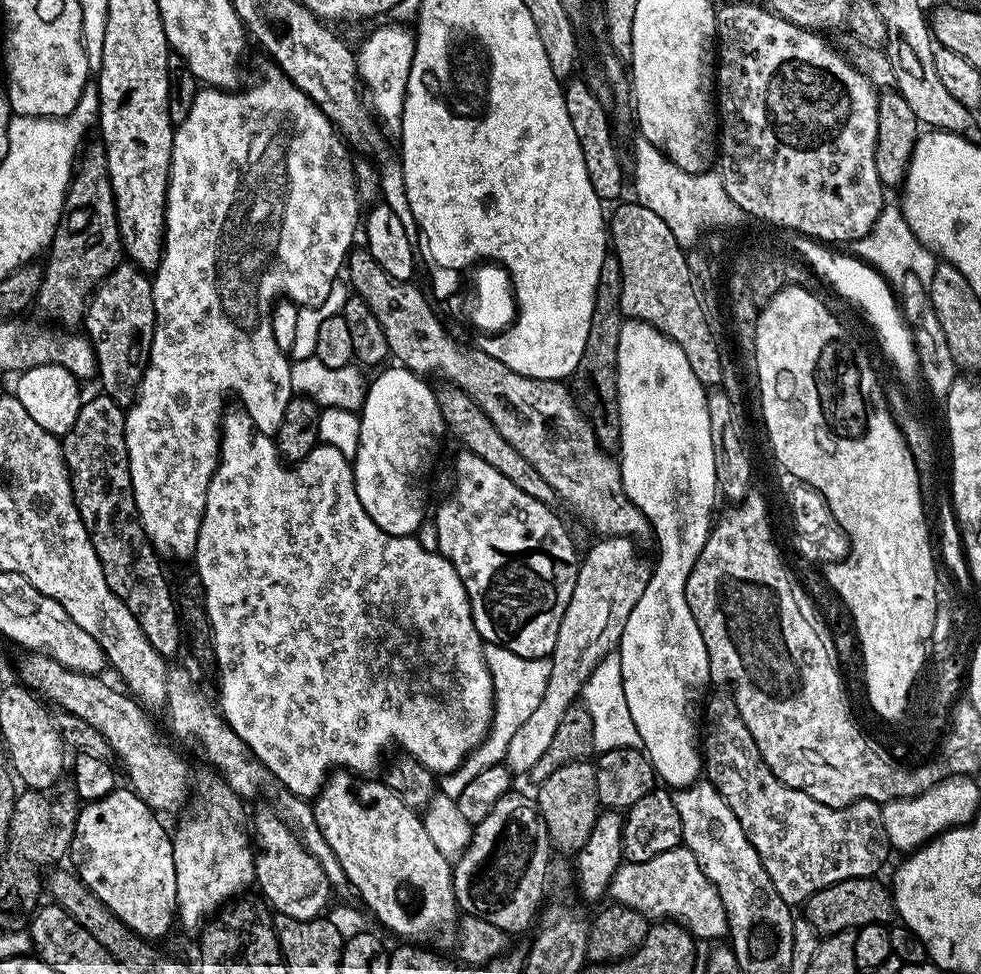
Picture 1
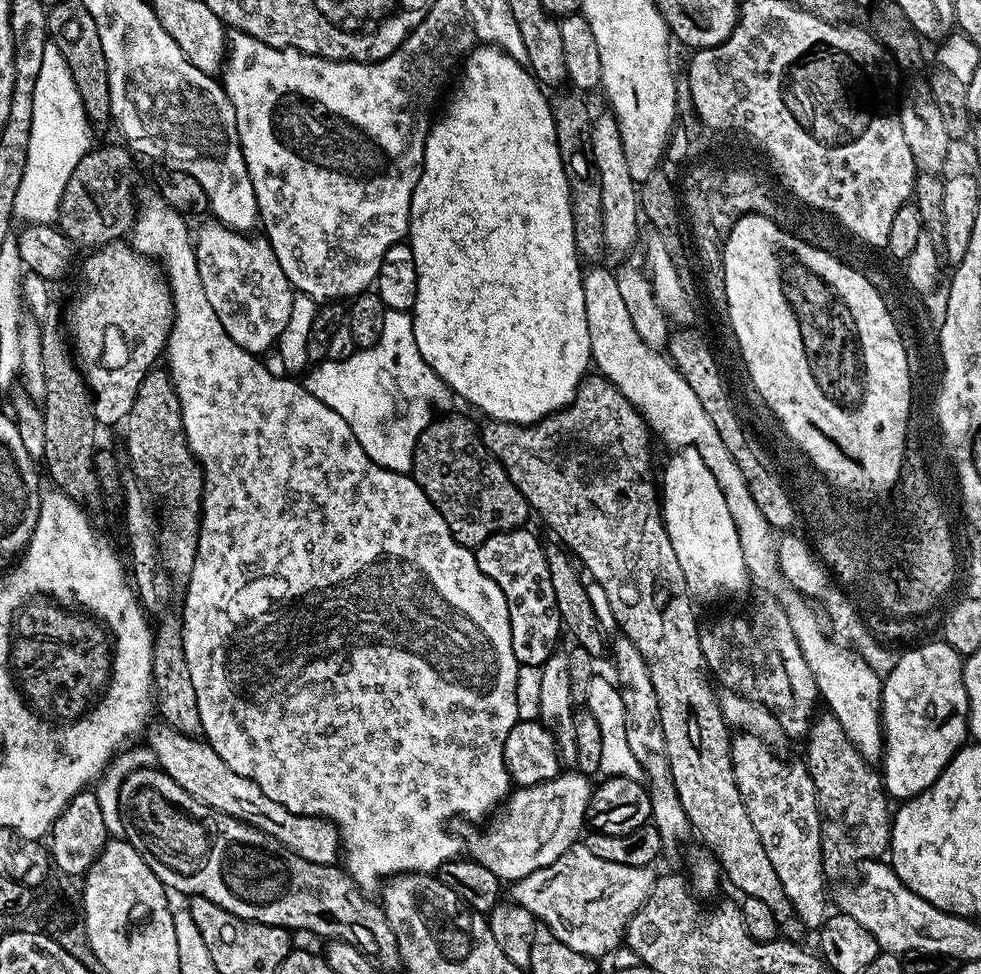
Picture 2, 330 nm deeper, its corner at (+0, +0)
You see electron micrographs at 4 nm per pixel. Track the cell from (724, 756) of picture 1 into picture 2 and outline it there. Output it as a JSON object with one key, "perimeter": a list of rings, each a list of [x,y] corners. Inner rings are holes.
{"perimeter":[[[740,732],[731,737],[732,764],[736,767],[736,785],[744,799],[746,810],[750,814],[750,822],[754,822],[754,830],[758,830],[758,838],[762,838],[762,846],[766,846],[766,855],[770,858],[770,866],[778,874],[784,887],[784,893],[792,901],[796,916],[805,929],[819,929],[826,919],[824,912],[824,857],[820,851],[820,804],[816,800],[816,787],[808,772],[807,763],[787,764],[779,760],[771,752],[769,745],[751,732]]]}

